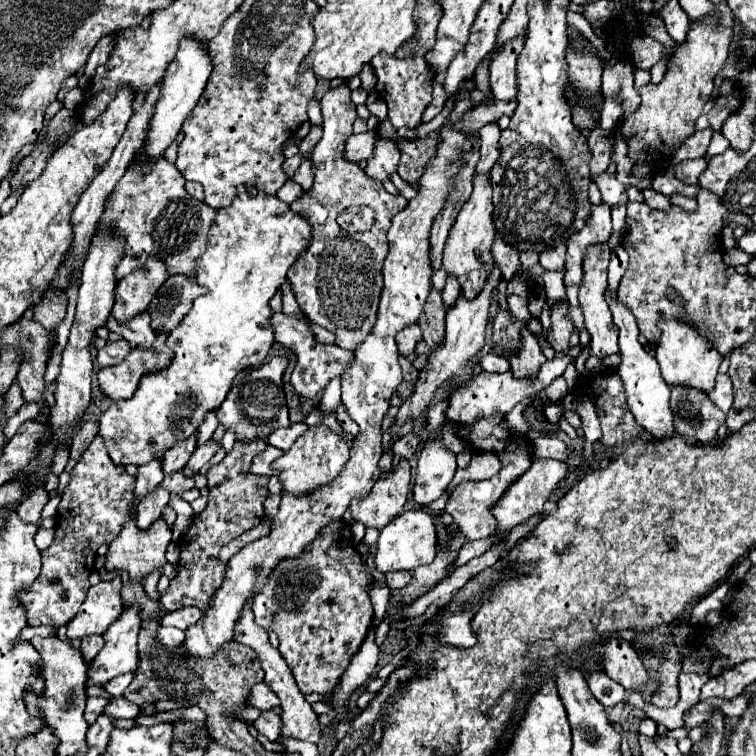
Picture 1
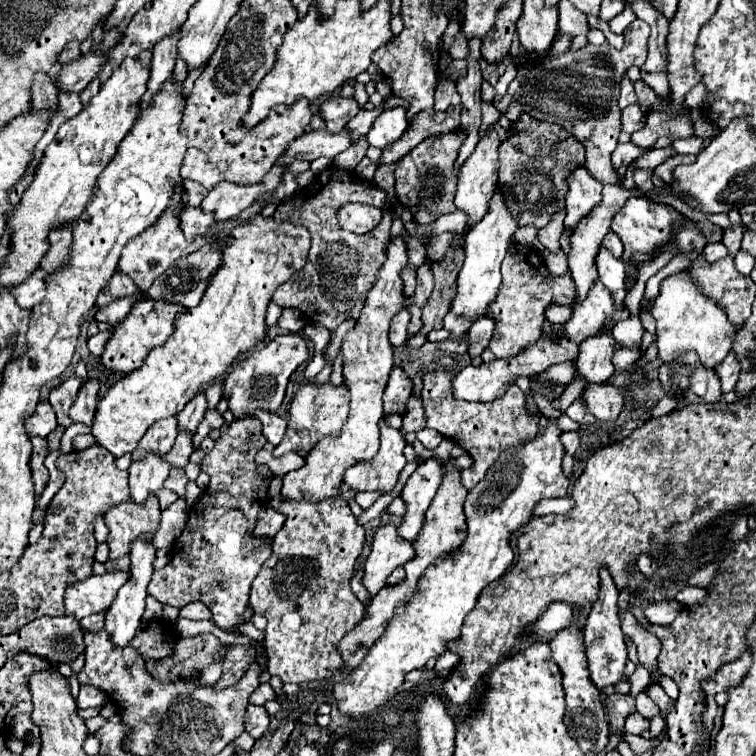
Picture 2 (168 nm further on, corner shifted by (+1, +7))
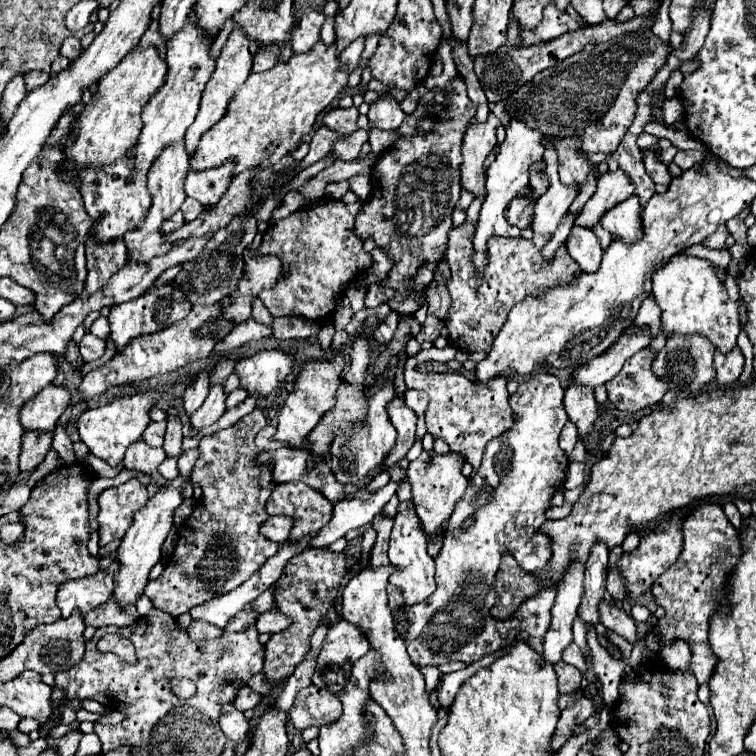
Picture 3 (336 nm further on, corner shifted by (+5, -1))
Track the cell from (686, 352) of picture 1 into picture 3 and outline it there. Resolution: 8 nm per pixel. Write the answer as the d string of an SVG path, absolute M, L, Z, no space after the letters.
M678 254L672 256L664 268L654 272L654 290L652 296L662 308L662 324L666 334L702 334L706 336L722 354L730 352L736 346L736 336L740 334L740 316L738 304L730 300L724 282L716 276L712 262Z

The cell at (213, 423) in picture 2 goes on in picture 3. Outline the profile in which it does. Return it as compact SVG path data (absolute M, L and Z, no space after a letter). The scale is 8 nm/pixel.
M212 384L204 404L194 412L194 416L190 416L192 426L200 430L202 426L212 426L214 422L218 422L218 418L226 412L224 400L226 400L224 386L222 384Z

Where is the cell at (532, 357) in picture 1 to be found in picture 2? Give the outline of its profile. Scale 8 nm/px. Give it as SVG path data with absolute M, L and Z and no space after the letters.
M514 242L502 262L502 286L498 290L496 300L488 308L488 316L496 320L494 336L490 340L492 354L496 358L506 360L518 356L530 344L536 344L544 328L544 308L552 302L572 304L574 298L576 292L570 274L552 276L544 266L544 258L538 250Z

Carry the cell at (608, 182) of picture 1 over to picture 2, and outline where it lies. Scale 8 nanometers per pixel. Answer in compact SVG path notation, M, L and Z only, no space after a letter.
M634 20L624 30L624 48L616 50L610 44L588 44L578 52L564 52L562 56L548 58L536 68L520 70L510 84L506 96L496 96L494 104L512 122L526 110L532 116L548 122L558 122L572 132L586 146L586 168L600 184L618 184L616 170L610 162L610 154L616 150L620 134L620 80L630 66L642 66L648 52L650 26L642 20Z

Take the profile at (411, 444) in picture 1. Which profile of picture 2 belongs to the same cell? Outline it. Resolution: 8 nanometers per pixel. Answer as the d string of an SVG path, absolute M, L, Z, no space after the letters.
M412 396L408 400L408 406L406 406L406 416L404 416L404 424L400 428L402 434L412 434L412 432L420 432L426 424L424 424L424 408L422 408L422 400Z

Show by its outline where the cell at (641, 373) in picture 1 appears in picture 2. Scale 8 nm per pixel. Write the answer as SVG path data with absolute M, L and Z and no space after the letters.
M600 248L598 258L596 258L596 266L598 266L600 282L614 296L614 304L624 304L624 298L626 298L626 288L624 288L626 270L624 270L624 262L616 260L606 248Z

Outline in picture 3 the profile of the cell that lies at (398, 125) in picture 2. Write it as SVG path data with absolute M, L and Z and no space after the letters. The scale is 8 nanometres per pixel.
M388 92L378 96L378 100L370 104L370 112L368 112L370 124L380 130L396 130L402 124L404 116L406 114L402 112L400 104Z

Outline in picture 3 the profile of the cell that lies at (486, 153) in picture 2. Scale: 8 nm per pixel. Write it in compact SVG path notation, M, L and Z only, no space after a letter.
M490 112L486 122L478 122L476 118L470 120L470 128L466 128L466 136L462 140L462 188L482 196L484 190L484 160L490 154L490 150L496 146L496 128L500 126L500 120Z

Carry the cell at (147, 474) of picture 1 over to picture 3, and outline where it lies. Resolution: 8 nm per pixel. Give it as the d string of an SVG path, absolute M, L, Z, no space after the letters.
M150 422L142 434L142 440L150 446L162 446L164 440L164 430L166 430L166 422Z

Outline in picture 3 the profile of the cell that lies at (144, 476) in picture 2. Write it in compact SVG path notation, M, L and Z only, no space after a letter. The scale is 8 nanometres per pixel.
M136 440L134 446L126 450L124 456L124 466L126 468L136 468L146 474L154 474L158 470L158 464L166 458L162 448L150 448L144 440Z

